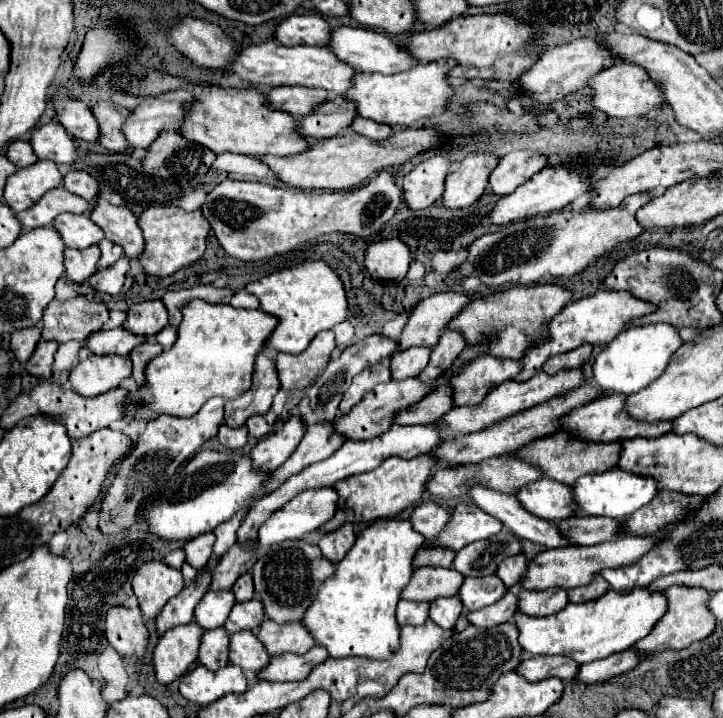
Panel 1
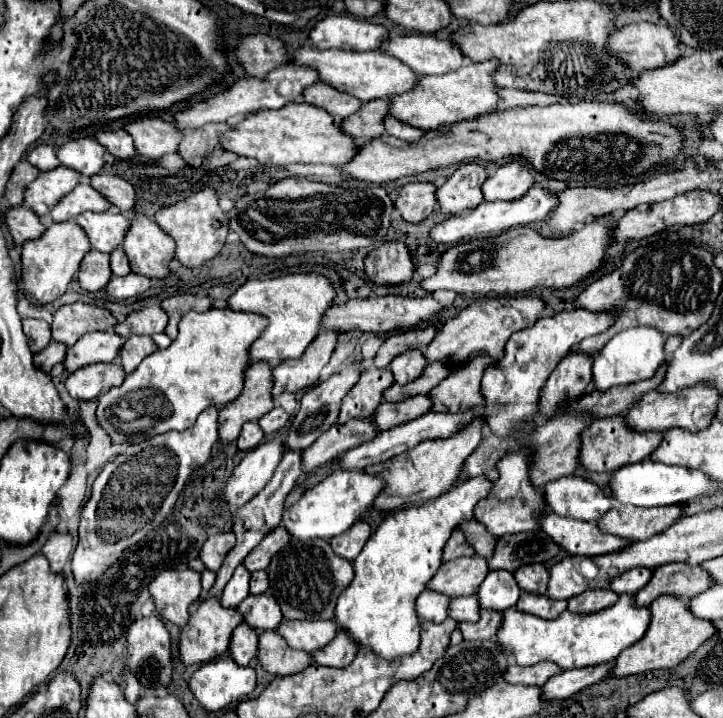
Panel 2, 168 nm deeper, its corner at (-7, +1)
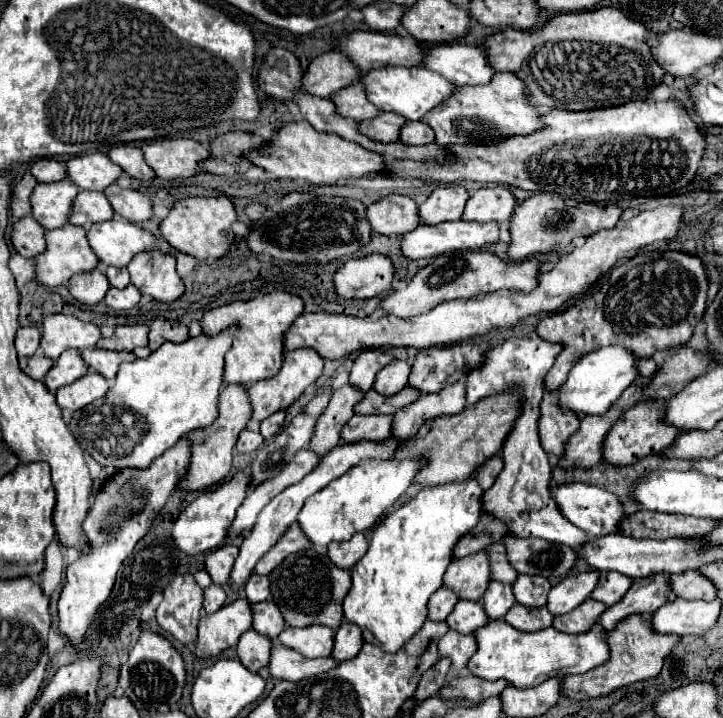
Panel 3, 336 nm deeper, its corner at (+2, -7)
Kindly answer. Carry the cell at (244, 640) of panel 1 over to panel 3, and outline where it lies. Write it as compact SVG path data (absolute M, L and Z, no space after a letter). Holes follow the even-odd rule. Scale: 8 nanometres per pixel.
M273 642L271 648L271 660L267 664L269 674L277 680L289 680L297 682L309 676L315 676L319 672L327 672L329 668L335 668L337 662L333 658L305 658L303 654L285 648L279 642Z

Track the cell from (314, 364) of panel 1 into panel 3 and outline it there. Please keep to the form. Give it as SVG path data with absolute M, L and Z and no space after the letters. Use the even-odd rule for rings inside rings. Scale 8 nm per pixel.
M299 348L299 350L287 352L277 376L273 376L271 380L259 380L259 384L251 384L247 388L251 406L253 406L253 420L261 422L271 414L283 408L289 408L305 392L305 388L321 376L321 372L323 372L323 358L313 348Z

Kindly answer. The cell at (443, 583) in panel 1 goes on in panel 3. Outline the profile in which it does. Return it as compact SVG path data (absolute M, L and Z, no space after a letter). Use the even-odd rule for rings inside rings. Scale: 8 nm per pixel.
M475 552L465 558L453 560L443 576L443 586L451 588L459 598L479 602L489 584L489 562L487 554Z

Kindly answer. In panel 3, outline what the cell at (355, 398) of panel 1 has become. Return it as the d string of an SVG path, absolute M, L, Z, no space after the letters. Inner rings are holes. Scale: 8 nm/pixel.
M351 384L335 390L329 406L317 420L309 450L313 450L319 456L325 456L331 448L335 448L341 440L343 426L347 424L347 420L351 420L351 416L355 416L355 404L359 404L363 396L365 394L361 394Z

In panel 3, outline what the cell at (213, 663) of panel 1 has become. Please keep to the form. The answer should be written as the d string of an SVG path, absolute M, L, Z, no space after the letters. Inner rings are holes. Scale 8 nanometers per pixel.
M247 630L247 632L243 632L243 636L239 638L237 658L239 658L239 662L241 662L245 668L249 668L251 672L257 672L259 668L267 666L271 646L273 646L271 638L261 636L261 634L257 634L255 630Z

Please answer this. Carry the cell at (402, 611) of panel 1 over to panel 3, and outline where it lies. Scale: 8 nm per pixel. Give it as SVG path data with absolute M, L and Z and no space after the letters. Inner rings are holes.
M439 588L433 596L431 596L431 600L429 600L429 614L427 614L427 618L429 620L433 620L433 622L441 622L441 620L445 620L447 616L449 616L449 612L453 610L453 606L457 604L457 596L451 592L451 590L447 590L447 588Z

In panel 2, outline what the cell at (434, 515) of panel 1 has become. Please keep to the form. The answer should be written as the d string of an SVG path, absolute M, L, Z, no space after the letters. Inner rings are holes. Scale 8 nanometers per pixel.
M472 520L472 522L460 524L460 530L466 534L466 540L474 546L476 554L480 554L480 556L484 556L484 558L490 558L490 556L494 554L494 548L496 548L498 538L492 536L492 534L484 528L484 524Z

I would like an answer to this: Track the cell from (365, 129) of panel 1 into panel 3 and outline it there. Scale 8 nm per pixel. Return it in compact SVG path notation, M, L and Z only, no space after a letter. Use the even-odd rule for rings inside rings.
M409 120L407 124L403 124L403 128L399 132L399 142L407 144L407 146L431 144L431 142L435 142L435 134L433 134L433 130L427 124Z

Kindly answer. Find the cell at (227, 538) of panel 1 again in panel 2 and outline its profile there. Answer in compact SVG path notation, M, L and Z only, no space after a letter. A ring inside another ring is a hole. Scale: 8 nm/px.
M286 452L286 454L282 456L282 460L280 460L280 464L278 464L278 468L276 468L276 472L274 472L274 476L272 476L272 480L260 490L260 494L254 496L248 504L244 504L244 508L238 508L238 510L234 512L236 546L228 552L222 568L218 570L216 584L214 584L214 588L210 590L208 596L218 596L218 594L224 590L226 582L230 580L234 568L236 568L238 564L242 564L244 558L248 556L248 552L250 552L252 548L256 548L256 546L260 544L260 540L264 540L264 536L266 536L272 528L276 528L276 526L280 524L280 520L282 520L282 502L284 502L284 496L290 492L290 488L296 484L296 480L298 480L300 476L302 476L302 474L300 474L300 452Z

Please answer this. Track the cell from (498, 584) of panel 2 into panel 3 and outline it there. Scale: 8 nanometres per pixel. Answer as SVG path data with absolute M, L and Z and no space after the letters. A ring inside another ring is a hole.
M491 580L485 594L483 594L483 610L489 618L503 618L509 608L515 604L515 596L509 584Z

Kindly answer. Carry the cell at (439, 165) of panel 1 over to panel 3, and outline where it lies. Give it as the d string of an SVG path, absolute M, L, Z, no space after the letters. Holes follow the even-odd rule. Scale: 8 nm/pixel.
M389 194L367 208L371 228L385 236L401 236L413 232L419 224L419 208L409 196Z

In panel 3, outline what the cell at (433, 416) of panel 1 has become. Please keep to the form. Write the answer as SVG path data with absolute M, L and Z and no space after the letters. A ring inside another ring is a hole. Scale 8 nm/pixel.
M355 414L345 424L345 428L341 432L341 440L343 442L359 442L359 440L379 442L379 440L387 440L387 438L391 438L391 424L393 424L393 416Z

